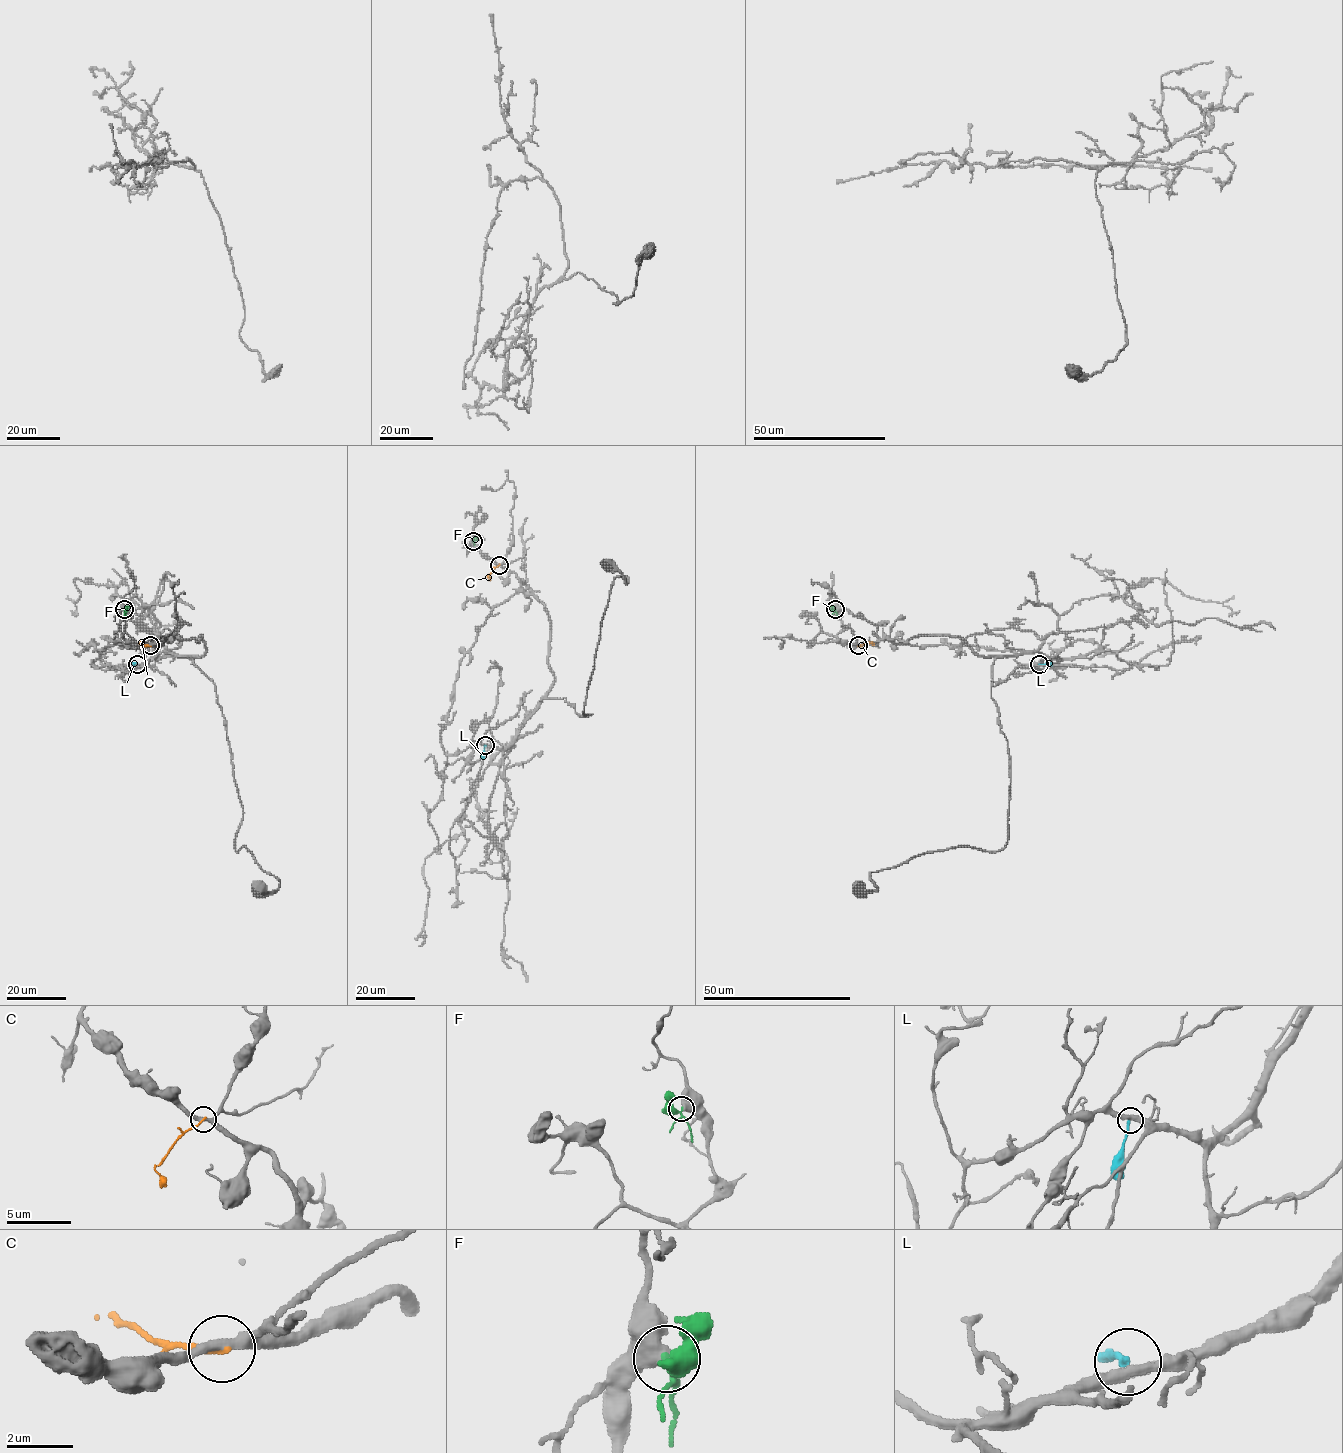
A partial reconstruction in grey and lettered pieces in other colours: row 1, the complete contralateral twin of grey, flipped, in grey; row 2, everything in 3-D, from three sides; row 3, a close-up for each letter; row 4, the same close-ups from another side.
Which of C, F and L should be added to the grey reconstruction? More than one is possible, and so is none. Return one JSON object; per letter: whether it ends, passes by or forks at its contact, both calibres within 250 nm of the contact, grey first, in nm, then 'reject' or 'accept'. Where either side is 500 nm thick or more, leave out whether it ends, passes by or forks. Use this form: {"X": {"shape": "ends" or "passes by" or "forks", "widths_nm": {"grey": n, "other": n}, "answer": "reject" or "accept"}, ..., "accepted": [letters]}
{"C": {"shape": "ends", "widths_nm": {"grey": 280, "other": 160}, "answer": "reject"}, "F": {"widths_nm": {"grey": 550, "other": 200}, "answer": "reject"}, "L": {"shape": "ends", "widths_nm": {"grey": 360, "other": 220}, "answer": "reject"}, "accepted": []}

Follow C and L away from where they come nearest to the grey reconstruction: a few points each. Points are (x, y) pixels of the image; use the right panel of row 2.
C: (858, 646), (874, 643)
L: (1039, 664), (1052, 663)

